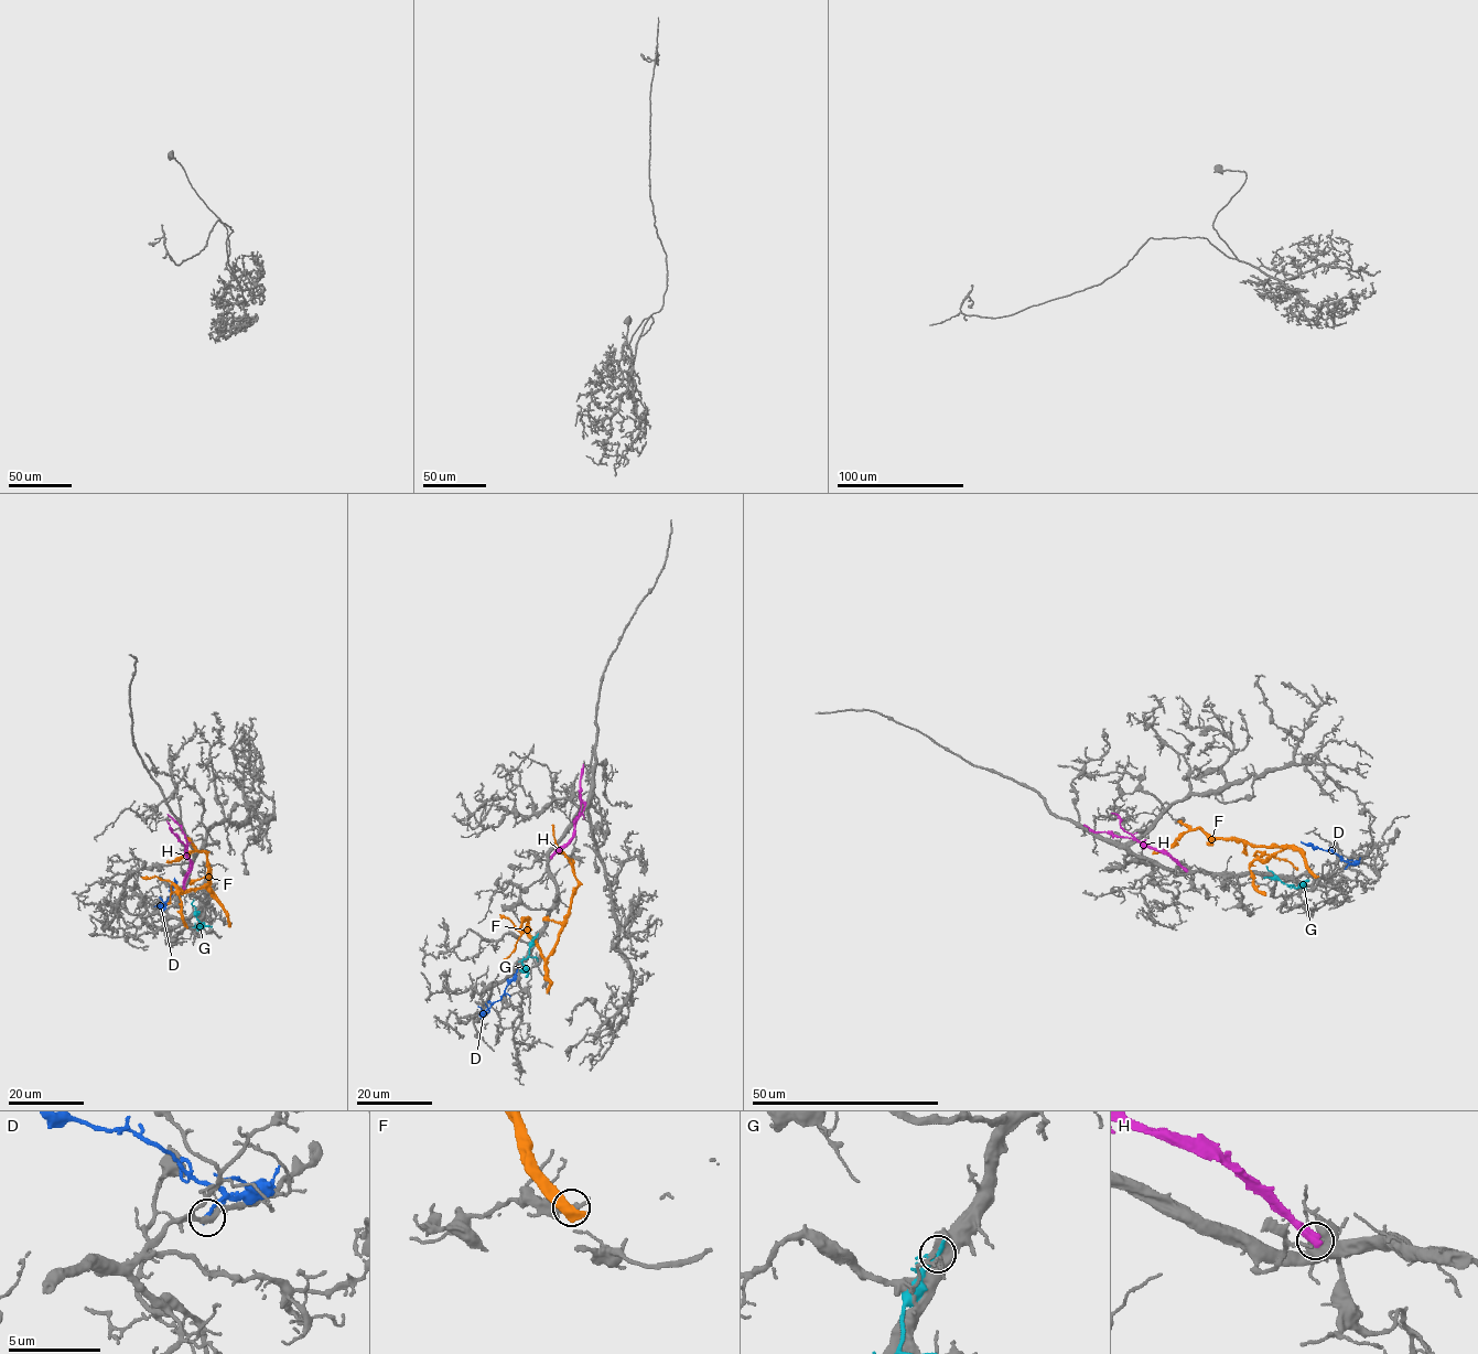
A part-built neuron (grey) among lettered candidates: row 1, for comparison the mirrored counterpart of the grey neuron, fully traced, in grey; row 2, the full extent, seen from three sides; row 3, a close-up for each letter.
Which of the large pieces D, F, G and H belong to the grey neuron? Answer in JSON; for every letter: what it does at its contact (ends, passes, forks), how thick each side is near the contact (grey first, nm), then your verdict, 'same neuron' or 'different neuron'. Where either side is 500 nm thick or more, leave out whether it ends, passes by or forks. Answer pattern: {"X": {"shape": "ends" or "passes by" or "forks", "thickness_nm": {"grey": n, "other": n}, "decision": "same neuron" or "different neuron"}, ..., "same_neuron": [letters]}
{"D": {"shape": "ends", "thickness_nm": {"grey": 260, "other": 190}, "decision": "different neuron"}, "F": {"thickness_nm": {"grey": 240, "other": 650}, "decision": "different neuron"}, "G": {"shape": "ends", "thickness_nm": {"grey": 480, "other": 300}, "decision": "different neuron"}, "H": {"thickness_nm": {"grey": 500, "other": 500}, "decision": "different neuron"}, "same_neuron": []}

